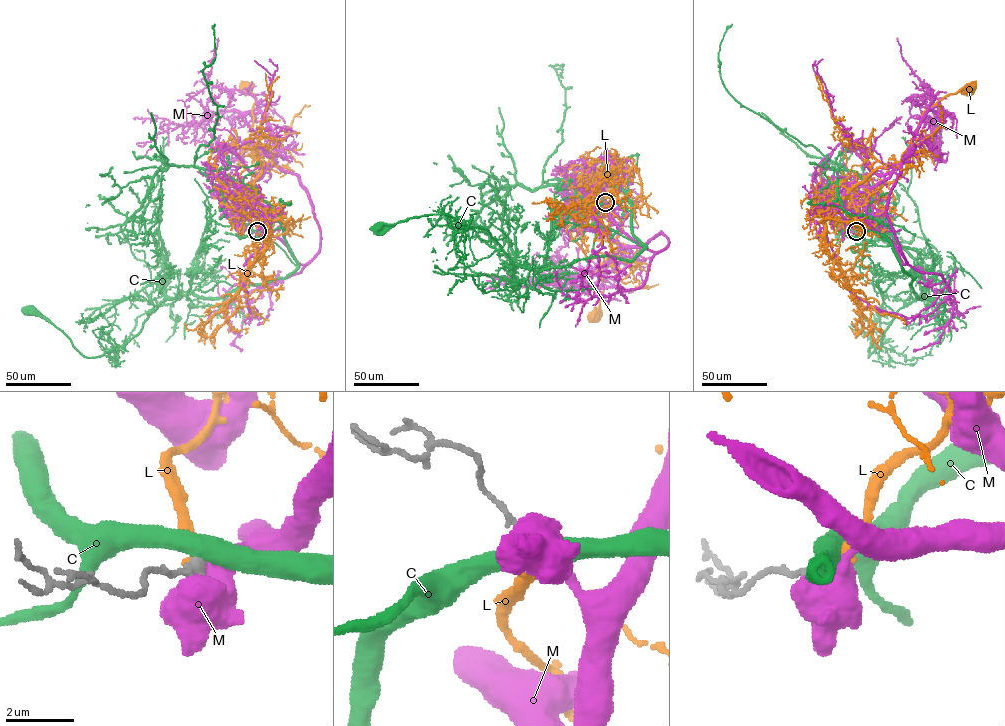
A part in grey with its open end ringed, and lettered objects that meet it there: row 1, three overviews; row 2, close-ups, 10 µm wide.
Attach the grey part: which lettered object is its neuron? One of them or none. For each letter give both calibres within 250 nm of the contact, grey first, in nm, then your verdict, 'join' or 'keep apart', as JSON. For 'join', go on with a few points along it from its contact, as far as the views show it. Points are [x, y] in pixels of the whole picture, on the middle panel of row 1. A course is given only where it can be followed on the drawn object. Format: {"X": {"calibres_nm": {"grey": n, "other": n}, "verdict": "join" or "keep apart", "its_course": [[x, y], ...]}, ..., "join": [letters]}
{"C": {"calibres_nm": {"grey": 400, "other": 550}, "verdict": "keep apart"}, "L": {"calibres_nm": {"grey": 400, "other": 300}, "verdict": "join", "its_course": [[606, 202], [606, 207], [590, 197], [566, 227], [586, 258], [595, 256], [601, 264], [603, 292], [594, 316]]}, "M": {"calibres_nm": {"grey": 400, "other": 850}, "verdict": "keep apart"}, "join": ["L"]}

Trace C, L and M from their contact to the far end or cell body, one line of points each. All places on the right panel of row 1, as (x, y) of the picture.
C: (856, 231), (882, 234), (914, 278), (913, 292), (925, 292), (896, 313), (868, 357), (880, 310)
L: (856, 231), (861, 224), (851, 198), (902, 175), (913, 163), (910, 141), (922, 115), (943, 98), (970, 87)
M: (856, 232), (864, 229), (859, 206), (900, 163), (929, 109), (941, 112), (935, 158)

